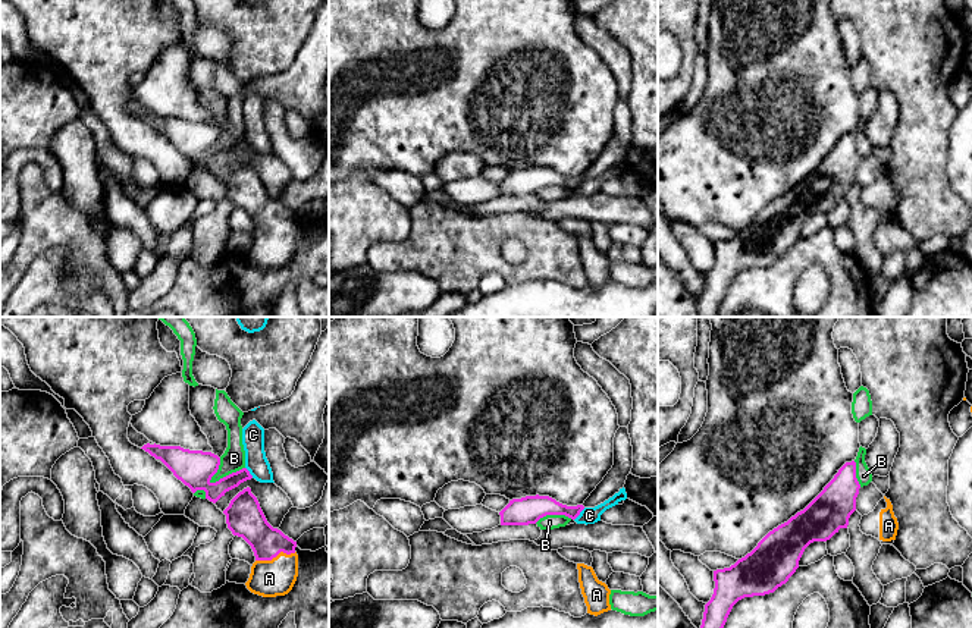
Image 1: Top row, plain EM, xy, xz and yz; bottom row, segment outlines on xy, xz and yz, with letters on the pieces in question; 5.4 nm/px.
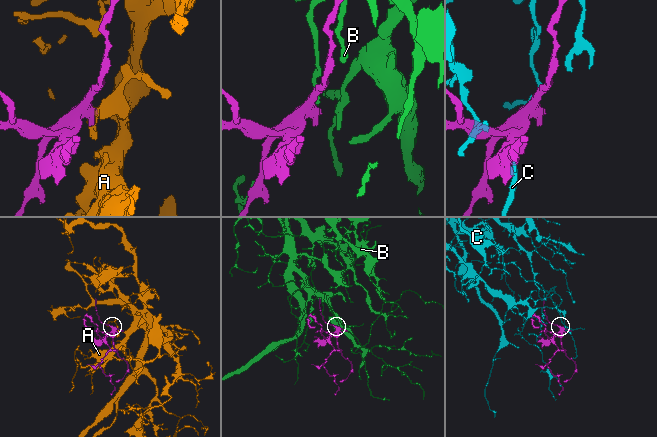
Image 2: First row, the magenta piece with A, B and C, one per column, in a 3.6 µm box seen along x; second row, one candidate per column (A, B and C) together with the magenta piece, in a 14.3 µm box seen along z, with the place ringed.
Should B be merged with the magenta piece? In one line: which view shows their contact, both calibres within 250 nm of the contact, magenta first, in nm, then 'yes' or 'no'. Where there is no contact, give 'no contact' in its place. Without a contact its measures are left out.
contact in xy; calibres 200 and 130 nm; no

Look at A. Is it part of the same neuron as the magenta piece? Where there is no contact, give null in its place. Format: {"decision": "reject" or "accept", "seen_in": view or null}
{"decision": "accept", "seen_in": "xy"}

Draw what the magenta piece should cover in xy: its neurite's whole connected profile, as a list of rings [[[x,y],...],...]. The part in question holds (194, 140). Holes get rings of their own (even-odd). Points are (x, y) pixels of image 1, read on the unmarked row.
[[[147,114],[141,120],[160,131],[192,164],[204,161],[206,170],[213,175],[225,167],[226,163],[253,150],[250,142],[242,139],[211,154],[210,151],[220,136],[220,129],[211,123],[189,122],[181,117],[160,117],[156,114]]]

